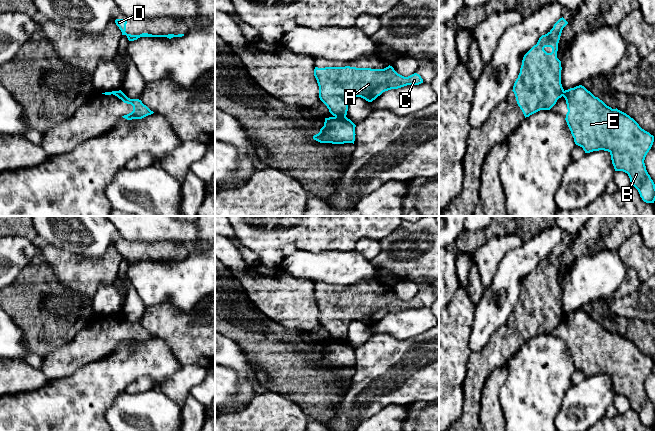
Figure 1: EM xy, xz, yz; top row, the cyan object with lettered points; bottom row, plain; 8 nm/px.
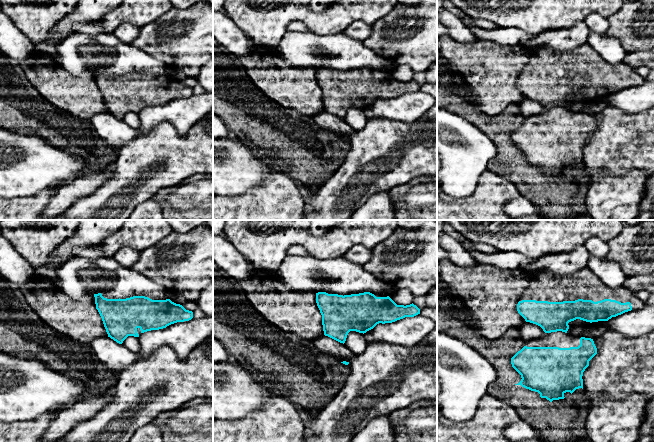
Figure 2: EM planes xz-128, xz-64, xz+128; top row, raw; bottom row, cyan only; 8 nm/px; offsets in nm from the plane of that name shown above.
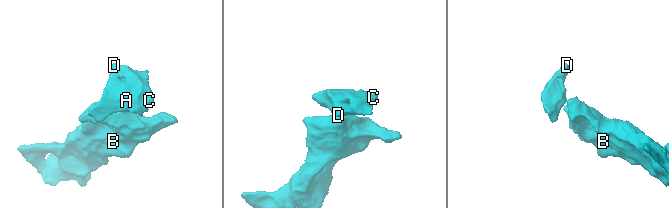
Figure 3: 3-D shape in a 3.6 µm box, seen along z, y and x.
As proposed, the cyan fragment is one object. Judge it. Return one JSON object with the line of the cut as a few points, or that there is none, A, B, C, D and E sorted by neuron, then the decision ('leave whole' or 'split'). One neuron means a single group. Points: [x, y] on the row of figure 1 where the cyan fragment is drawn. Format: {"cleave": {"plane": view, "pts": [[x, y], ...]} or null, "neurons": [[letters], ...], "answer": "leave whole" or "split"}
{"cleave": {"plane": "xz", "pts": [[335, 116], [345, 117]]}, "neurons": [["A", "C", "D"], ["B", "E"]], "answer": "split"}

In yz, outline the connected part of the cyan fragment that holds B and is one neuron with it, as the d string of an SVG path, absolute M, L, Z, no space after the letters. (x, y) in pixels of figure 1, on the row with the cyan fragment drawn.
M582 85L565 90L563 97L568 109L565 120L575 144L582 147L585 153L608 151L615 171L627 173L631 185L638 190L642 200L646 203L654 203L655 184L644 163L645 157L653 145L654 136L642 129L626 113L607 106Z

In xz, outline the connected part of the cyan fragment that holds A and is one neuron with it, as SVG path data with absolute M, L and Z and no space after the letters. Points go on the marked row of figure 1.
M390 65L384 69L315 67L314 76L320 100L335 117L346 117L349 101L354 97L372 102L385 91L423 83L419 74L404 77Z

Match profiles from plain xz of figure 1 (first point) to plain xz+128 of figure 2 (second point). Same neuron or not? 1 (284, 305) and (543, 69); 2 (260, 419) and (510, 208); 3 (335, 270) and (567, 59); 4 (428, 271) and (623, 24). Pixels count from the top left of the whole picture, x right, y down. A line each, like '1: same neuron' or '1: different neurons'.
1: different neurons
2: different neurons
3: different neurons
4: same neuron

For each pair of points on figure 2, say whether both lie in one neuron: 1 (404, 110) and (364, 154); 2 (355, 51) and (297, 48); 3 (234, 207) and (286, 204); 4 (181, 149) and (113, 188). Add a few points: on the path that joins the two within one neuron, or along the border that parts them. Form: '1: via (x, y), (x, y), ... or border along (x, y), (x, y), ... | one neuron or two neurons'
1: border along (372, 118), (406, 123), (418, 119) | two neurons
2: via (341, 51), (332, 51), (320, 43), (311, 46) | one neuron
3: via (247, 207), (273, 207) | one neuron
4: via (164, 158), (157, 158), (151, 161), (130, 182) | one neuron

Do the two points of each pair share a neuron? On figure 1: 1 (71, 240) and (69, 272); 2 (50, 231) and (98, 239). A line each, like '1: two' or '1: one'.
1: two
2: one

